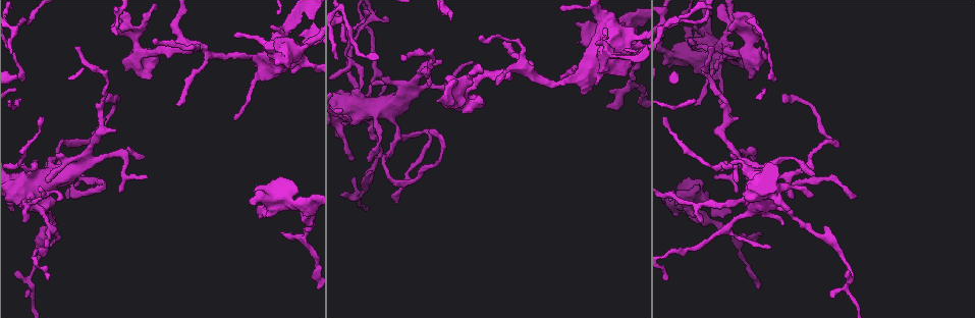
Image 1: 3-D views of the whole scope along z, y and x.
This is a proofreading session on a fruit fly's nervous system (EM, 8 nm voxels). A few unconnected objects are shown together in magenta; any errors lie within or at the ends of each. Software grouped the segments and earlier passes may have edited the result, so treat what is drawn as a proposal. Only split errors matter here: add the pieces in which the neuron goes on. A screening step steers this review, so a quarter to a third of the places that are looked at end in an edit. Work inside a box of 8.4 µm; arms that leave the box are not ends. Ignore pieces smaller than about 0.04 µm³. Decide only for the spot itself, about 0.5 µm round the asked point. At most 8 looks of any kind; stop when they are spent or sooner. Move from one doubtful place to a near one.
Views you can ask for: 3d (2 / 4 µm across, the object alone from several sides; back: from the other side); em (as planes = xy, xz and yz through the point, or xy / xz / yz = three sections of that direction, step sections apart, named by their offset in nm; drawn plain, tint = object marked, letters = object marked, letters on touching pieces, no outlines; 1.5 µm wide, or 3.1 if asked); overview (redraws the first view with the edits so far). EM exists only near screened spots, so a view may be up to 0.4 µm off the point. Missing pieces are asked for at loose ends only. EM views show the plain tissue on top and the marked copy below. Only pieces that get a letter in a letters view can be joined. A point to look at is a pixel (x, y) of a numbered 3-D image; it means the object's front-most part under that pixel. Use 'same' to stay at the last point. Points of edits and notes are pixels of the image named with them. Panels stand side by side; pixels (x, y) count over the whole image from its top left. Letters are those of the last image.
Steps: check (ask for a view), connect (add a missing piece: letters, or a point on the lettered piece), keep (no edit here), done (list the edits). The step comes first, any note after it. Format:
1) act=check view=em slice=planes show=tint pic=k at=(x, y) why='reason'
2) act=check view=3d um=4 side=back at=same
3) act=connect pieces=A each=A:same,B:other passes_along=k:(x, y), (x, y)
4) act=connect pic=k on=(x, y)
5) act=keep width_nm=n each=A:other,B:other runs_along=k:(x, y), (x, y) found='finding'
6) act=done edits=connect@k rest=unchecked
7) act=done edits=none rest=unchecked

act=check view=3d um=4 pic=1 at=(596, 82) why='free end'

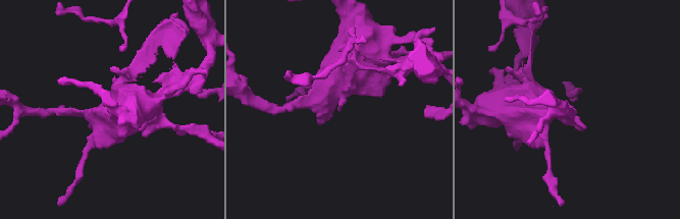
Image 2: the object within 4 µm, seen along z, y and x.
act=check view=em slice=xy step=8 show=tint pic=2 at=(341, 109)

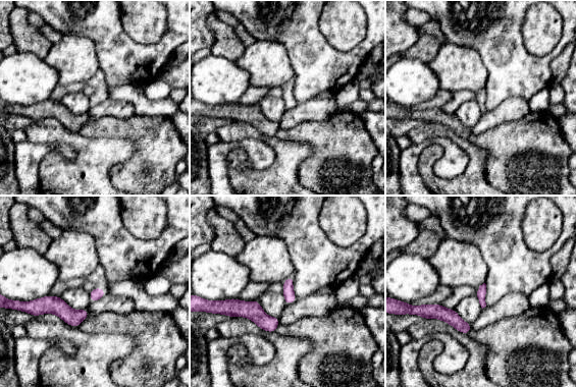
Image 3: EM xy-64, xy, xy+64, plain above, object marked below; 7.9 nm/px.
act=check view=em slice=yz step=4 show=letters at=same

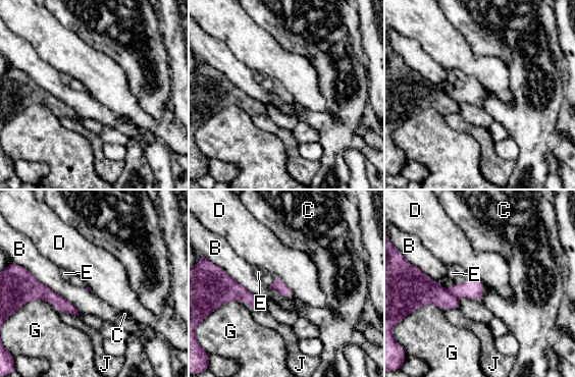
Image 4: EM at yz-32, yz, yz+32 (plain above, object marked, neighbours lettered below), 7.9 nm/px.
act=keep each=B:other,C:other,D:other,E:other,G:other,J:other runs_along=4:(421, 282), (434, 293), (481, 289) found='none of them fits'

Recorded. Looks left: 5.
act=check view=em slice=planes show=letters pic=1 at=(154, 40) why='branch stops here'

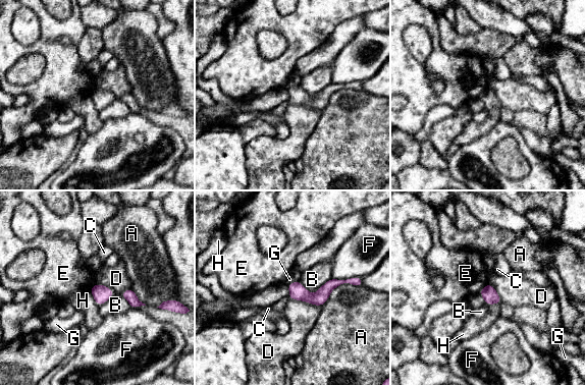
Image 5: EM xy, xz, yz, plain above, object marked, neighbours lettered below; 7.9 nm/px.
act=keep longest_contact=A:380nm each=A:other,B:other,C:other,D:other,E:other,F:other,G:other,H:other found='none of them fits'

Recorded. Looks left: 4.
act=check view=3d um=2 pic=1 at=(280, 232) why='tapers out'

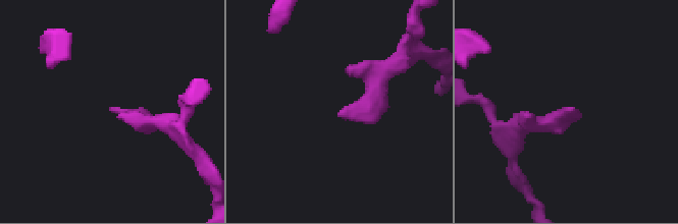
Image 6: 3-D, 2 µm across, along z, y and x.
act=check view=em slice=planes show=letters pic=6 at=(572, 108) why='now the EM'

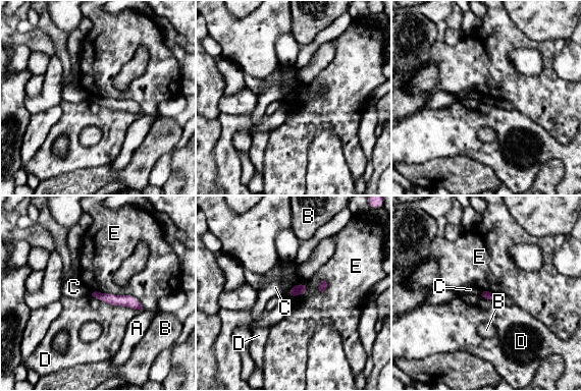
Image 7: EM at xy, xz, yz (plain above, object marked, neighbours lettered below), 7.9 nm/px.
act=keep each=A:other,B:other,C:other,D:other,E:other runs_along=7:(96, 294), (139, 306) found='no lettered piece goes on from it'

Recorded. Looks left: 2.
act=done edits=none rest=unchecked

